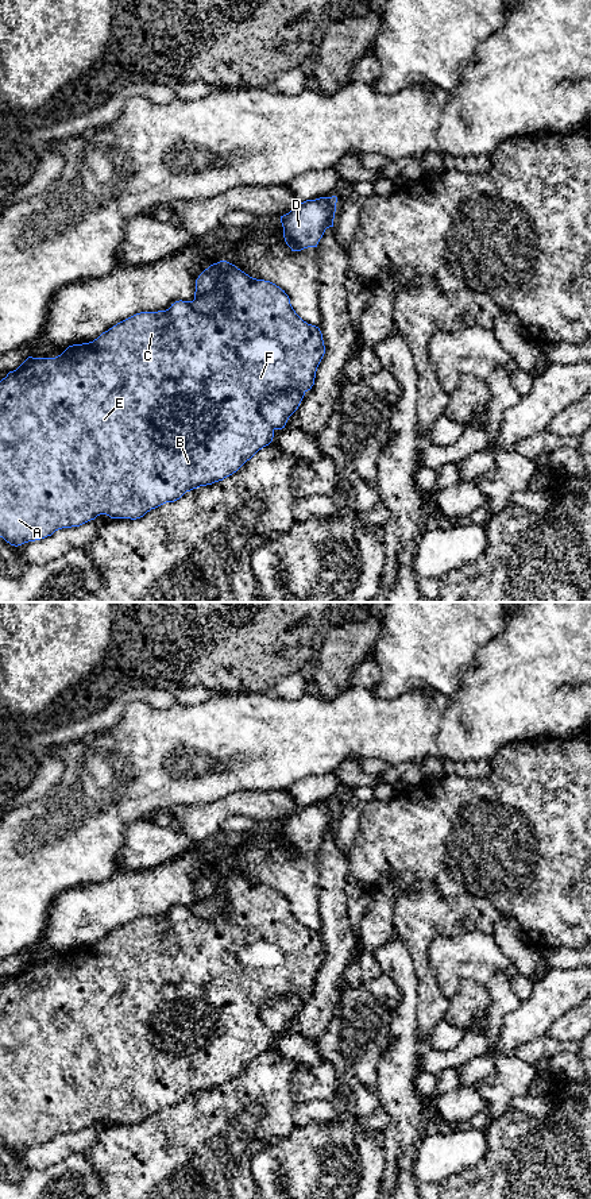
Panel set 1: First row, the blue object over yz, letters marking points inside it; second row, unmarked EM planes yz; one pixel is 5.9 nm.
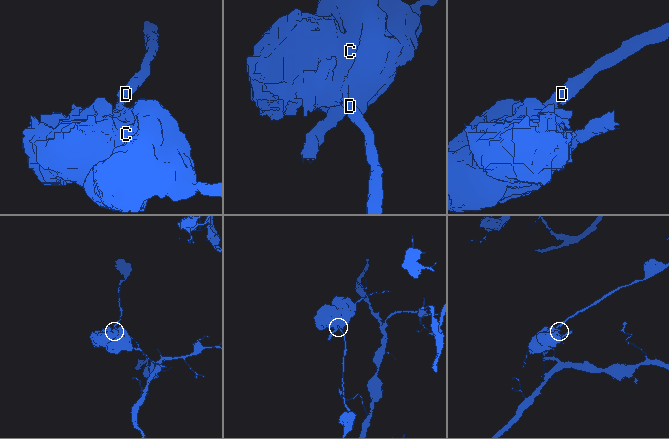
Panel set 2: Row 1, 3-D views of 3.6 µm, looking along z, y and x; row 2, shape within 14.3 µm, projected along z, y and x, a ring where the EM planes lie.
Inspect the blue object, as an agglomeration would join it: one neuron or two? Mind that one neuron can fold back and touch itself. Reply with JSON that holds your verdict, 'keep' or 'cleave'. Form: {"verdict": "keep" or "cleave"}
{"verdict": "cleave"}

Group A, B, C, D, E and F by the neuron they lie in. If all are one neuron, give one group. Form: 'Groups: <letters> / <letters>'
Groups: A B C E F / D

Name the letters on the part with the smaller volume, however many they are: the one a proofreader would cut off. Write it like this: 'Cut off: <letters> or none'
Cut off: A, B, C, E, F

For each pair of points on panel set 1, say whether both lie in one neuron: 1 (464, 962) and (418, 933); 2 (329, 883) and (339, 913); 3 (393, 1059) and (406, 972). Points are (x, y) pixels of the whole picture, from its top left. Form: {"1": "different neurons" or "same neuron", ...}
{"1": "different neurons", "2": "same neuron", "3": "same neuron"}

